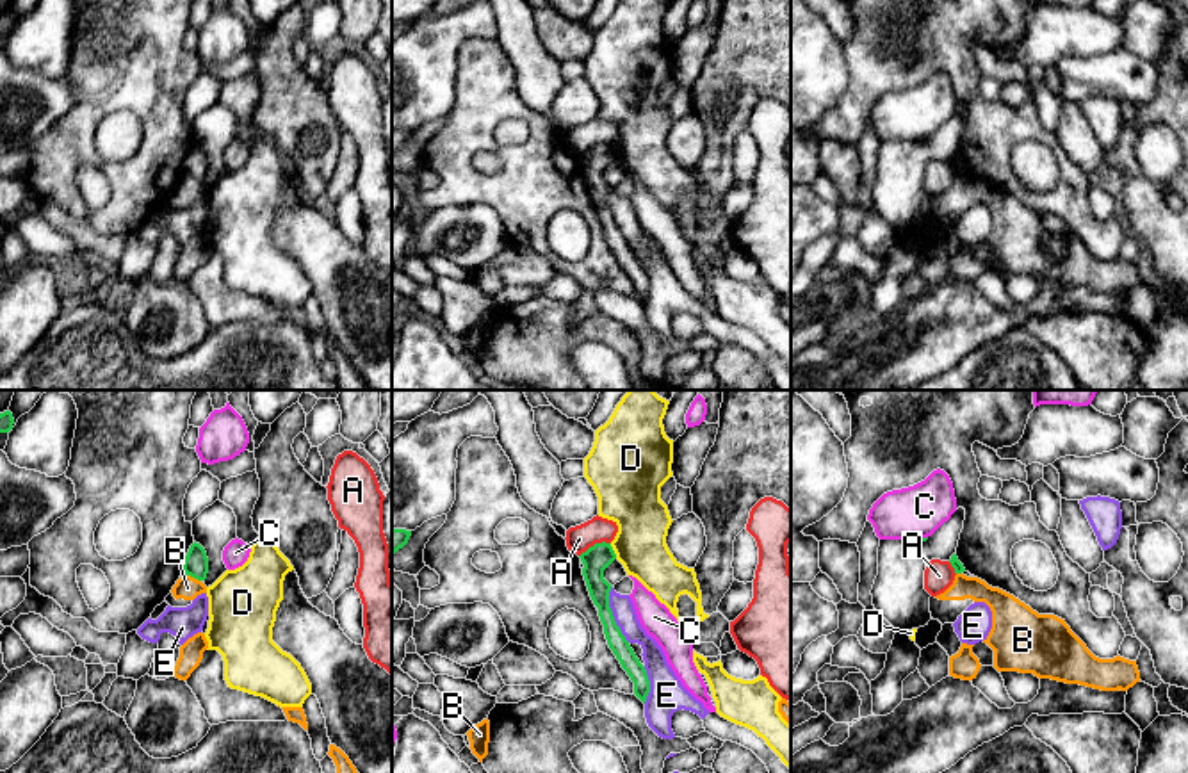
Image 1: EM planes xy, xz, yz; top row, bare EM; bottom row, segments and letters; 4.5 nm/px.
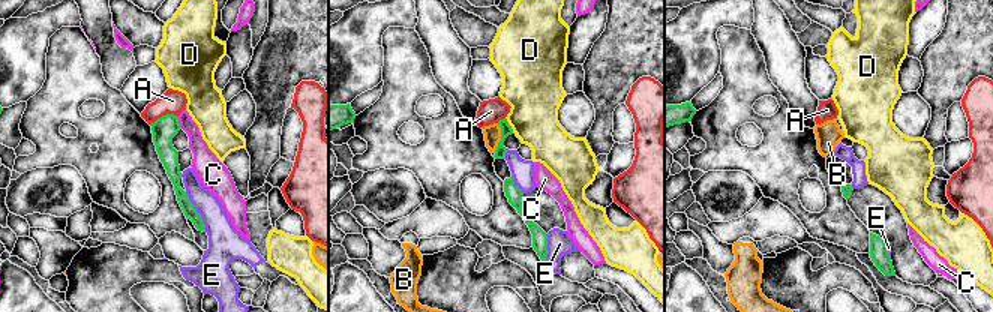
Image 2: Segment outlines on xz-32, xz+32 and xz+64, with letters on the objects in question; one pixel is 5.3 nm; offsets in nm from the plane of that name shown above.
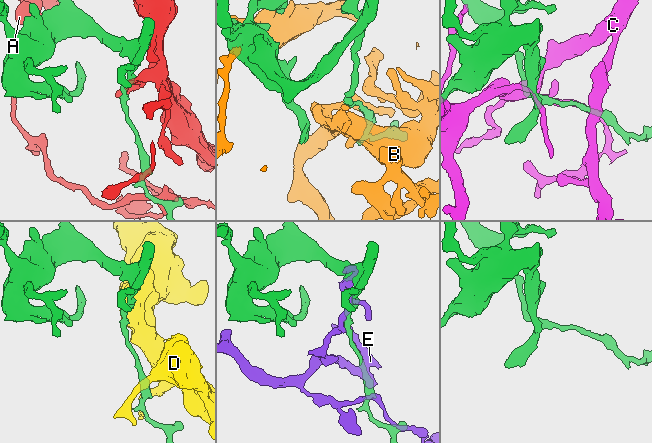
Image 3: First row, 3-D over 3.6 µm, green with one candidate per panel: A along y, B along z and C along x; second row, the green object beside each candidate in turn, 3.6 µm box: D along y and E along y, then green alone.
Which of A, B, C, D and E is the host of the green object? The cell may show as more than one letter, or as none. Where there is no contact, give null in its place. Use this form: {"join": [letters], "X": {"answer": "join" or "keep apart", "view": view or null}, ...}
{"join": ["B"], "A": {"answer": "keep apart", "view": "xz"}, "B": {"answer": "join", "view": "xy"}, "C": {"answer": "keep apart", "view": "yz"}, "D": {"answer": "keep apart", "view": "xz"}, "E": {"answer": "keep apart", "view": "xz"}}

